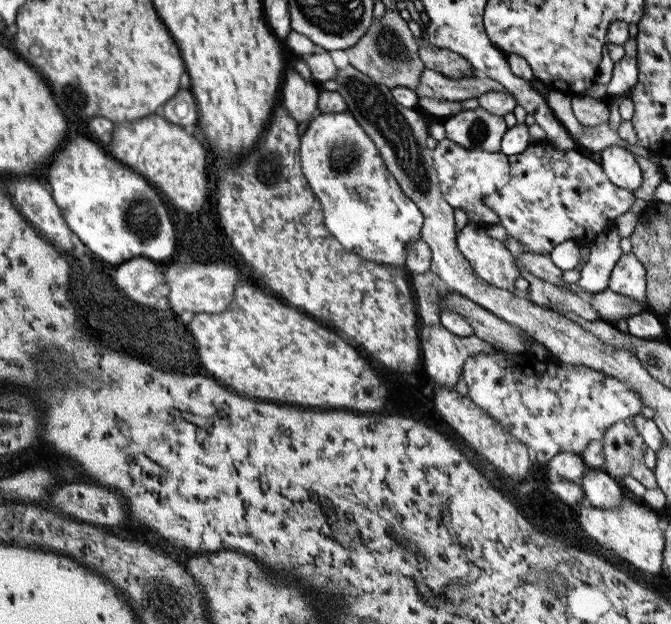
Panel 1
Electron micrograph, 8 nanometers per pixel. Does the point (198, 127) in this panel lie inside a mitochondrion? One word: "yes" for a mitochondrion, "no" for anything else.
no

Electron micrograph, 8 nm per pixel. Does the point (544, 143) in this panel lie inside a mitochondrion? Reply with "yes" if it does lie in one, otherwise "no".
no

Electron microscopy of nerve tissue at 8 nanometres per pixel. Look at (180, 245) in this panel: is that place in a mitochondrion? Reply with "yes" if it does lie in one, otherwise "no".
no

